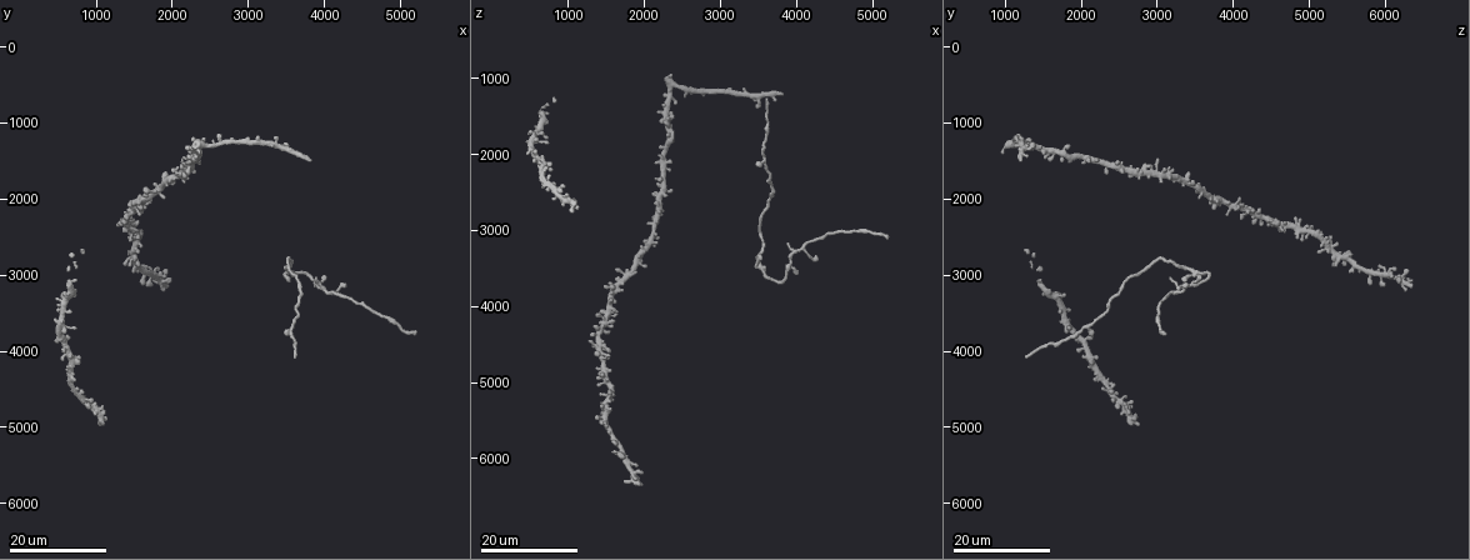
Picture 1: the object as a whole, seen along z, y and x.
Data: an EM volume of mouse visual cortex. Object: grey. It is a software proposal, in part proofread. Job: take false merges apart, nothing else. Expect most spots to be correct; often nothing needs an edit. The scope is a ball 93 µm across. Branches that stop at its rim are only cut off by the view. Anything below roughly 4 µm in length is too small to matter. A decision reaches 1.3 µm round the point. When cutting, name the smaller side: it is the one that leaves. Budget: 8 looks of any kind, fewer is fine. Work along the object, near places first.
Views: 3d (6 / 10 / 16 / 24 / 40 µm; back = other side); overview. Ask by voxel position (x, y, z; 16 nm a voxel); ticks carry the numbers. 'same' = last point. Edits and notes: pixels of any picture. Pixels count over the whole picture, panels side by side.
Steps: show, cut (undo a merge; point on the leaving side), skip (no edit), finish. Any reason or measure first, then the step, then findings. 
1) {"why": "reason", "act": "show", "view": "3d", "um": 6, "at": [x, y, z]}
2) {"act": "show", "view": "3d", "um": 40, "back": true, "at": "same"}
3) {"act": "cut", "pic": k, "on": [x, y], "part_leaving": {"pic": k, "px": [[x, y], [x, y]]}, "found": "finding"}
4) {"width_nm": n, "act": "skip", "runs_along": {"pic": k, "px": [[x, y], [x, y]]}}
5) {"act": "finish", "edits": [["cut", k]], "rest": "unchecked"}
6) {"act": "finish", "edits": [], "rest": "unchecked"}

{"why": "arms part here", "act": "show", "view": "3d", "um": 24, "at": [2250, 1500, 2050]}

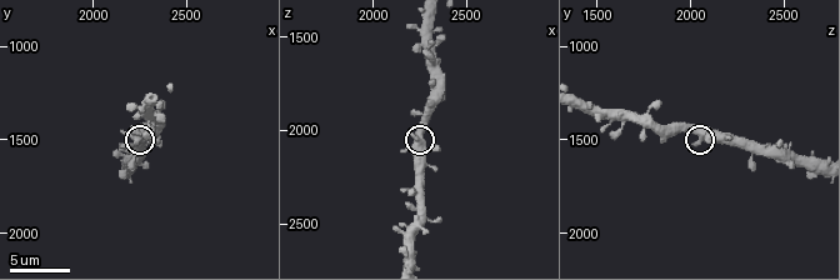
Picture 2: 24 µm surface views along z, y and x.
{"act": "show", "view": "3d", "um": 6, "at": [2240, 1480, 2080]}

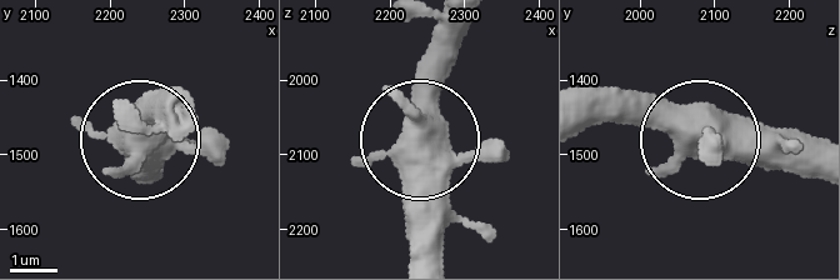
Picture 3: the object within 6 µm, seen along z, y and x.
{"arms": 3, "act": "skip", "found": "continuous, no second neuron"}

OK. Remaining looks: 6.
{"why": "sudden change in width", "act": "show", "view": "3d", "um": 24, "at": [3600, 3600, 2150]}

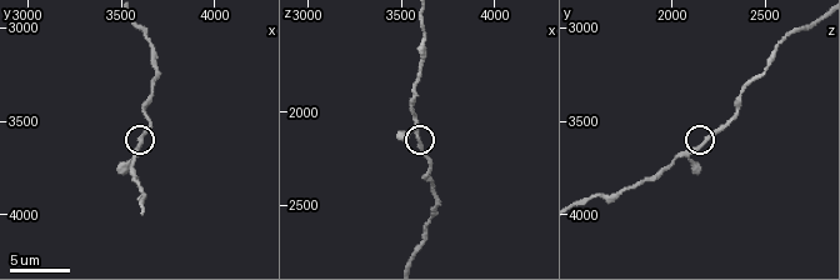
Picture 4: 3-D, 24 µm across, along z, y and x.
{"act": "show", "view": "3d", "um": 6, "at": [3600, 3620, 2160]}

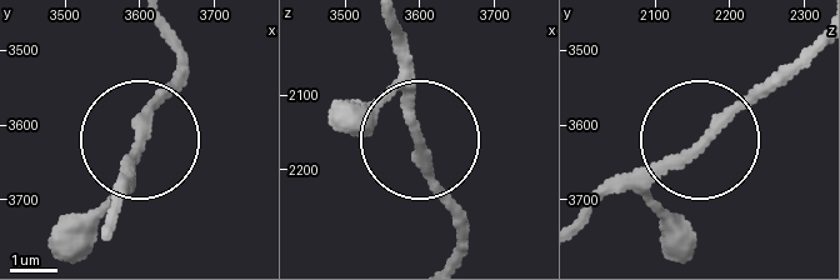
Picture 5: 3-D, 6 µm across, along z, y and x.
{"act": "skip", "found": "continuous, no second neuron"}

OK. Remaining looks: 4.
{"why": "thick turns thin", "act": "show", "view": "3d", "um": 16, "at": [4900, 3650, 3050]}

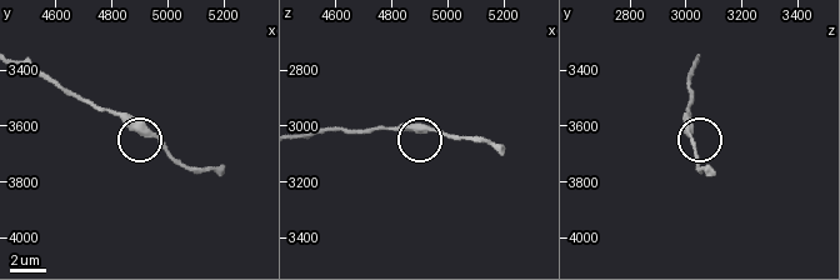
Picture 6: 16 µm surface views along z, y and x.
{"act": "show", "view": "3d", "um": 6, "at": [4950, 3640, 3020]}

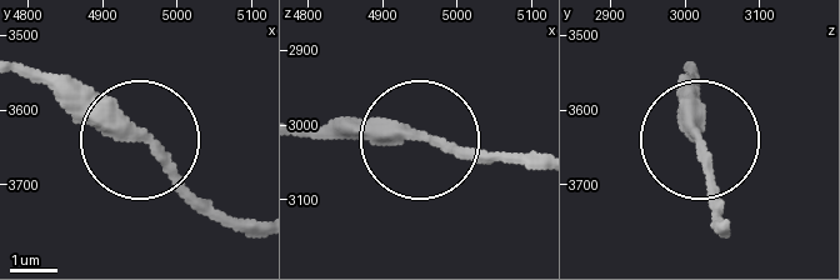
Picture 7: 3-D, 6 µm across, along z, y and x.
{"act": "skip", "runs_along": {"pic": 7, "px": [[303, 135], [434, 135], [514, 159]]}, "found": "continuous, no second neuron"}

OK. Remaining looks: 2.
{"why": "two arms in line, one across", "act": "show", "view": "3d", "um": 6, "at": [2320, 1400, 1640]}

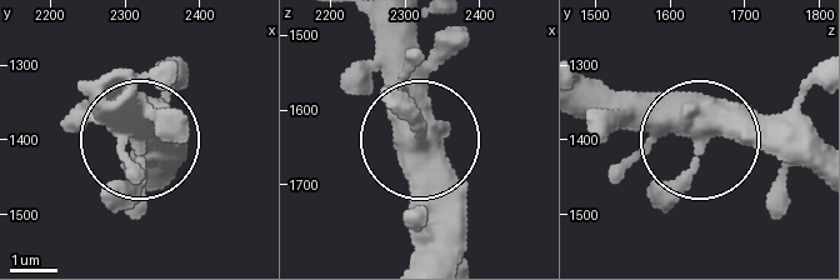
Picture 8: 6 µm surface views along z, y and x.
{"width_nm": 390, "act": "skip", "runs_along": {"pic": 8, "px": [[411, 258], [415, 30]]}, "found": "continuous, no second neuron"}

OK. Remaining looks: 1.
{"act": "finish", "edits": [], "rest": "unchecked"}

